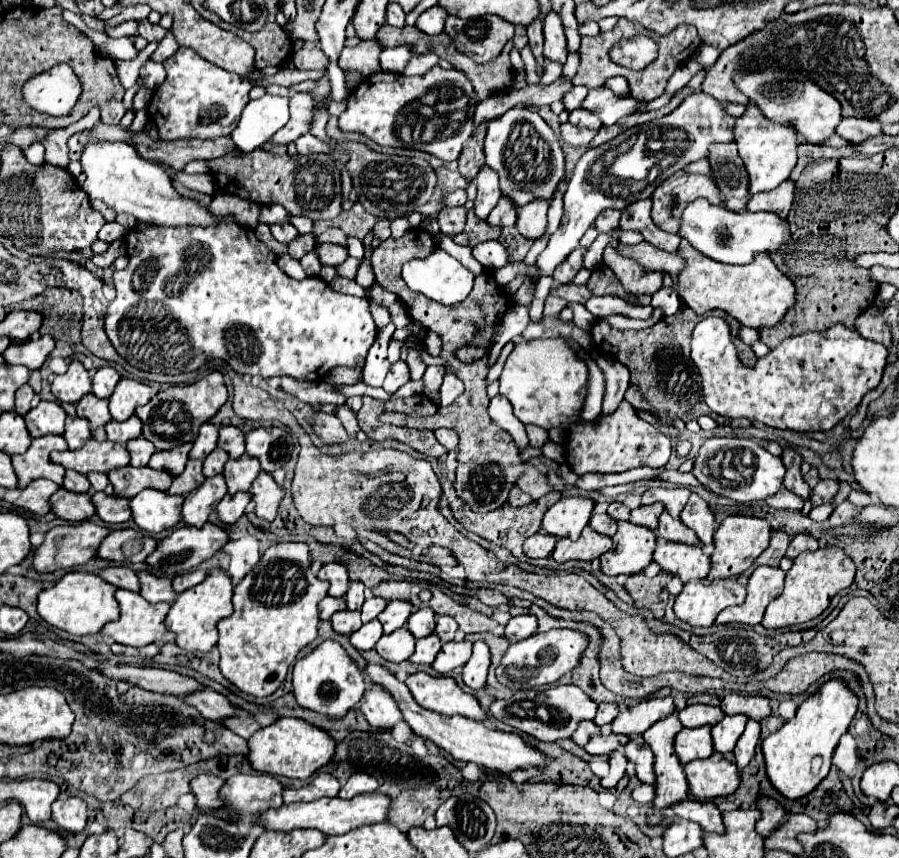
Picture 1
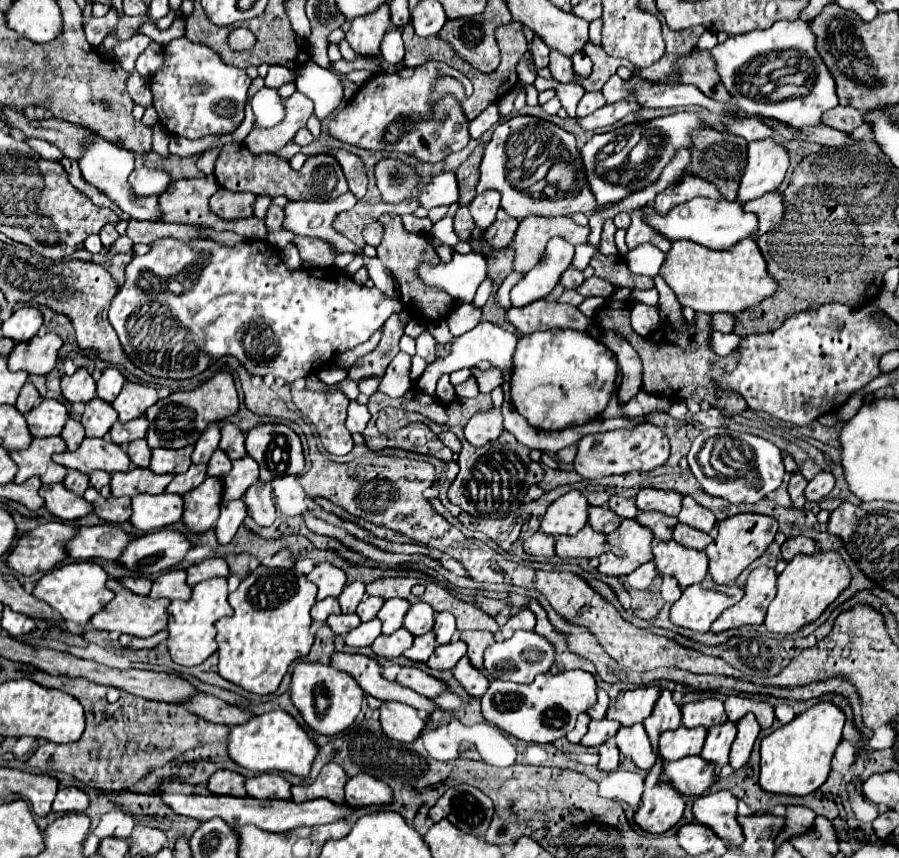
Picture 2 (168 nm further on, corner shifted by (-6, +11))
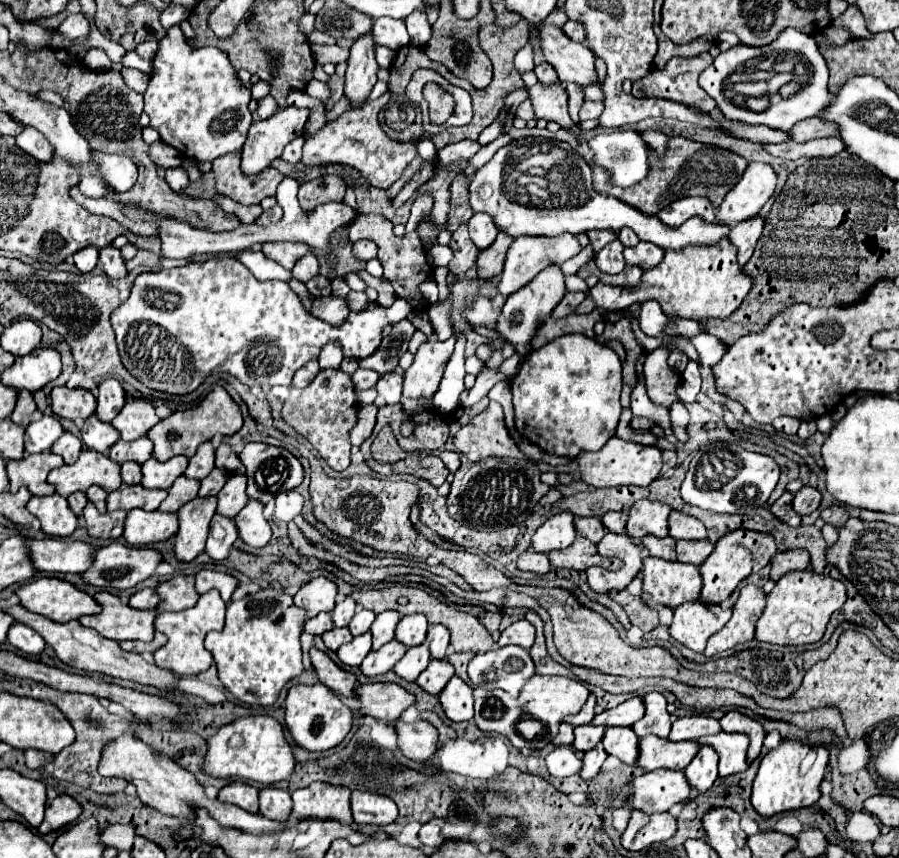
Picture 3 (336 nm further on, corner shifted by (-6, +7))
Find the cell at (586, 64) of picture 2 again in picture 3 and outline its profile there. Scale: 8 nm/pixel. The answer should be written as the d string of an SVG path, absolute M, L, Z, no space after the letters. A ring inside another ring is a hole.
M567 83L565 85L567 93L569 93L569 115L573 119L573 123L579 123L579 109L581 105L585 103L585 97L583 97L583 87L581 85L575 85L575 83Z

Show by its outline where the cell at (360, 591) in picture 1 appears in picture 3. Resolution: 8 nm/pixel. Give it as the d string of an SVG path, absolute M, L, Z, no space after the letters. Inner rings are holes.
M345 597L341 603L337 603L335 609L331 611L335 627L347 627L349 621L353 619L355 611L357 611L357 603L355 603L353 597Z

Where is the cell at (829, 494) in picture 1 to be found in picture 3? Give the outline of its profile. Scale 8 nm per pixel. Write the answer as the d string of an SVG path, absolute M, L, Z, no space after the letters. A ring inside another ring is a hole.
M803 485L801 491L795 493L793 509L795 509L799 515L809 515L809 513L813 513L815 509L819 509L819 505L821 505L821 493L819 493L817 487Z

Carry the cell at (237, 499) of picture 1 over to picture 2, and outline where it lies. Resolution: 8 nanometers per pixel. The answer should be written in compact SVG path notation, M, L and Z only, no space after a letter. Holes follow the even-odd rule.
M241 499L239 501L221 501L221 515L215 525L219 545L231 543L233 535L237 533L239 525L243 523L245 517L247 517L247 509Z

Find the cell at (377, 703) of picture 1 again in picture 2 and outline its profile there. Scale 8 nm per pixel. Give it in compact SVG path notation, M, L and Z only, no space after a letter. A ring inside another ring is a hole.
M385 701L379 713L383 733L401 743L413 743L427 725L427 721L419 715L417 709L395 701Z

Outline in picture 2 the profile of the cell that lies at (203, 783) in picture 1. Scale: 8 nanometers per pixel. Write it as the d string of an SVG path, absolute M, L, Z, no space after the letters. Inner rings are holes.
M217 771L209 779L209 791L217 795L231 795L231 797L247 797L245 791L245 777L233 771Z

